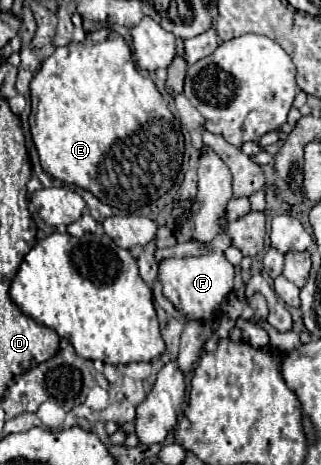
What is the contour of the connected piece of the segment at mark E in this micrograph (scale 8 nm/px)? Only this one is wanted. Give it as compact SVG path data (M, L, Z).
M101 27L101 29L95 29L87 35L87 39L83 43L69 43L69 45L63 45L63 47L57 47L55 53L51 57L47 57L41 65L41 69L37 71L37 75L31 79L31 115L29 115L29 125L31 125L31 135L33 135L33 142L37 151L39 151L39 159L41 159L41 167L55 179L63 181L63 183L69 183L69 185L77 185L77 187L83 187L87 191L91 191L101 203L107 203L111 207L117 207L125 213L133 213L137 211L139 207L143 205L149 205L151 201L159 199L161 195L165 195L171 185L175 183L177 179L177 173L181 169L181 161L183 161L183 135L179 133L177 129L177 123L175 123L175 117L173 113L169 111L169 105L167 101L161 97L161 93L157 91L155 83L141 75L133 63L133 57L131 57L131 49L127 45L127 41L107 29L107 27Z

